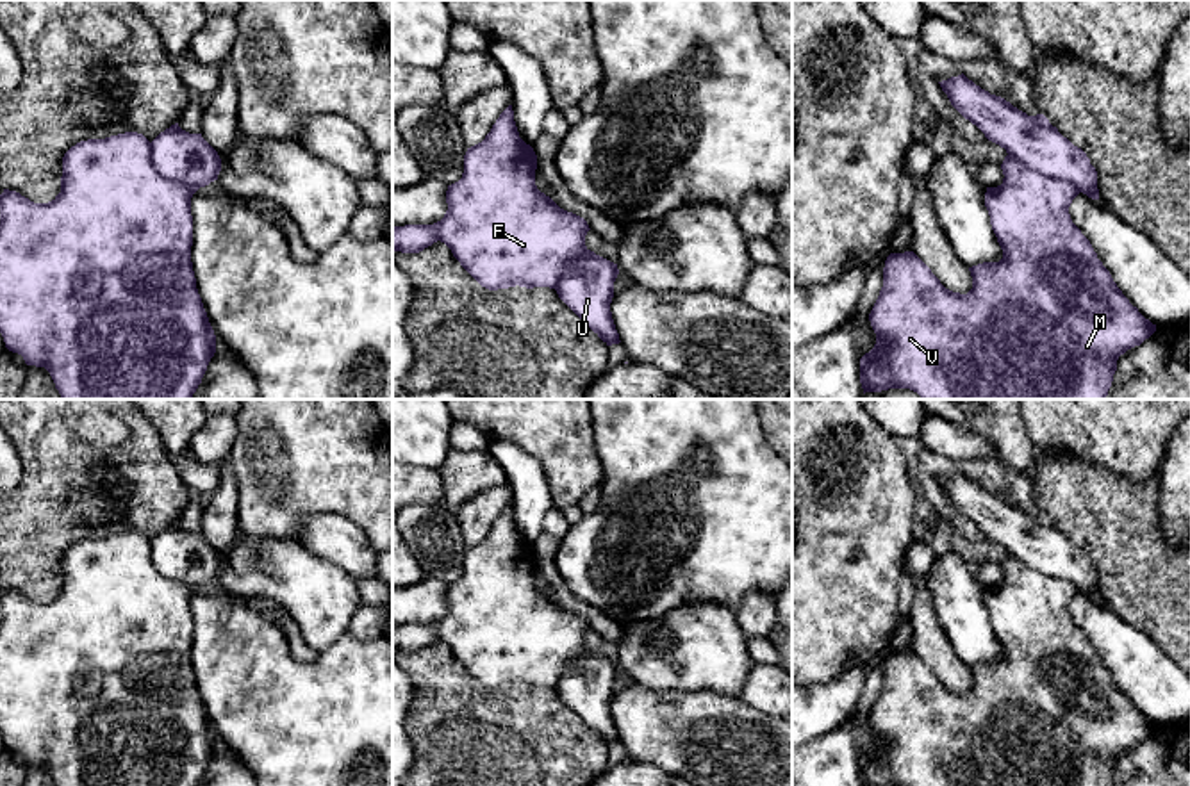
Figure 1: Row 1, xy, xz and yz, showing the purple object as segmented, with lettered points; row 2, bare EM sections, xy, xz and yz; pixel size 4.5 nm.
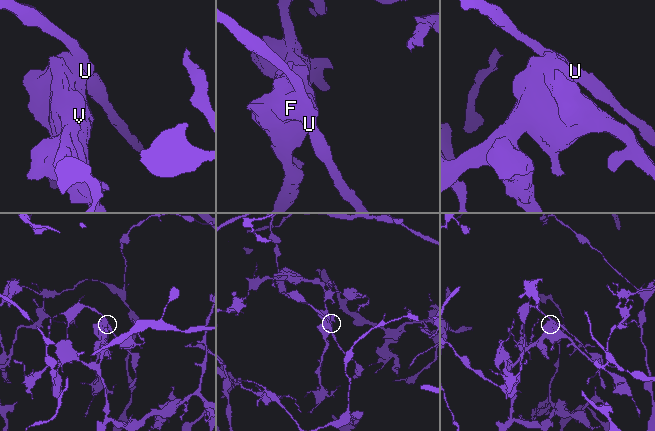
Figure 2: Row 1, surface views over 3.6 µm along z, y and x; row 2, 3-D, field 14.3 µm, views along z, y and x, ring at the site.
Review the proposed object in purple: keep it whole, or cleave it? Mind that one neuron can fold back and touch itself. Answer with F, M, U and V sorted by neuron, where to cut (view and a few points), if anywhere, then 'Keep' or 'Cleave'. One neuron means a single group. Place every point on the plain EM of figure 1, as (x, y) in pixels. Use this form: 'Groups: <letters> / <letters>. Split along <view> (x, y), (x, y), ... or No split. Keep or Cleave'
Groups: F M V / U. Split along yz (1008, 553), (1048, 574), (1069, 580), (1080, 590). Cleave

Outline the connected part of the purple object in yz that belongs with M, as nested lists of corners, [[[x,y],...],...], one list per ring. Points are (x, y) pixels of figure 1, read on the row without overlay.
[[[1012,554],[1004,556],[1001,569],[1004,574],[1003,583],[997,586],[987,586],[985,606],[990,615],[992,629],[1003,649],[1003,658],[999,661],[983,661],[969,667],[972,688],[967,693],[960,693],[946,688],[913,651],[890,652],[883,667],[883,686],[869,713],[871,725],[876,733],[876,743],[860,757],[862,786],[1111,786],[1119,756],[1128,749],[1140,745],[1156,731],[1156,724],[1145,718],[1138,708],[1129,702],[1113,681],[1110,670],[1097,658],[1090,640],[1072,622],[1069,606],[1079,594],[1076,585],[1031,569]]]

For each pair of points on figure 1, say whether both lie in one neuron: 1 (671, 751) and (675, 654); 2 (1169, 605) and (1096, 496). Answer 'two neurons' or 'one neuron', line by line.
1: two neurons
2: one neuron

